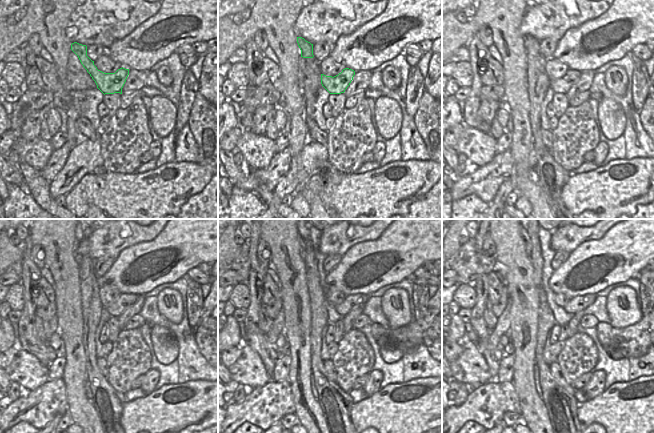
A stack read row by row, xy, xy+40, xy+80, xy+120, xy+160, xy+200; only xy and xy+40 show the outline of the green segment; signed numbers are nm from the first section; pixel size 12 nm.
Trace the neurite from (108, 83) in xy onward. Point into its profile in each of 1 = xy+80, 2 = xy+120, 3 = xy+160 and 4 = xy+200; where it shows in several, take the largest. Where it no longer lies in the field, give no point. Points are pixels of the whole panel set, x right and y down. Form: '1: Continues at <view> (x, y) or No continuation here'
1: Continues at xy+80 (562, 85)
2: Continues at xy+120 (125, 300)
3: Continues at xy+160 (352, 301)
4: Continues at xy+200 (576, 304).

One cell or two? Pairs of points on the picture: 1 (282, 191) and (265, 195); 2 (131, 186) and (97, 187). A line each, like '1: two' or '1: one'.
1: two
2: one

